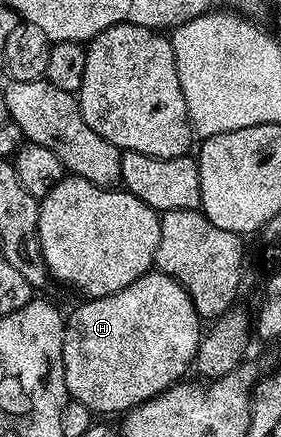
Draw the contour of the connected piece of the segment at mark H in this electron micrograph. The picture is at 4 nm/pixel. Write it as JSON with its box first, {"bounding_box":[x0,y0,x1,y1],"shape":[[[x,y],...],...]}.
{"bounding_box":[65,271,203,415],"shape":[[[150,271],[135,279],[135,283],[123,287],[123,291],[115,291],[115,295],[85,299],[80,303],[82,305],[73,314],[65,317],[65,391],[72,400],[83,403],[94,414],[124,415],[136,405],[178,384],[188,374],[185,372],[190,372],[197,344],[203,336],[203,318],[195,311],[187,291],[166,273]]]}

